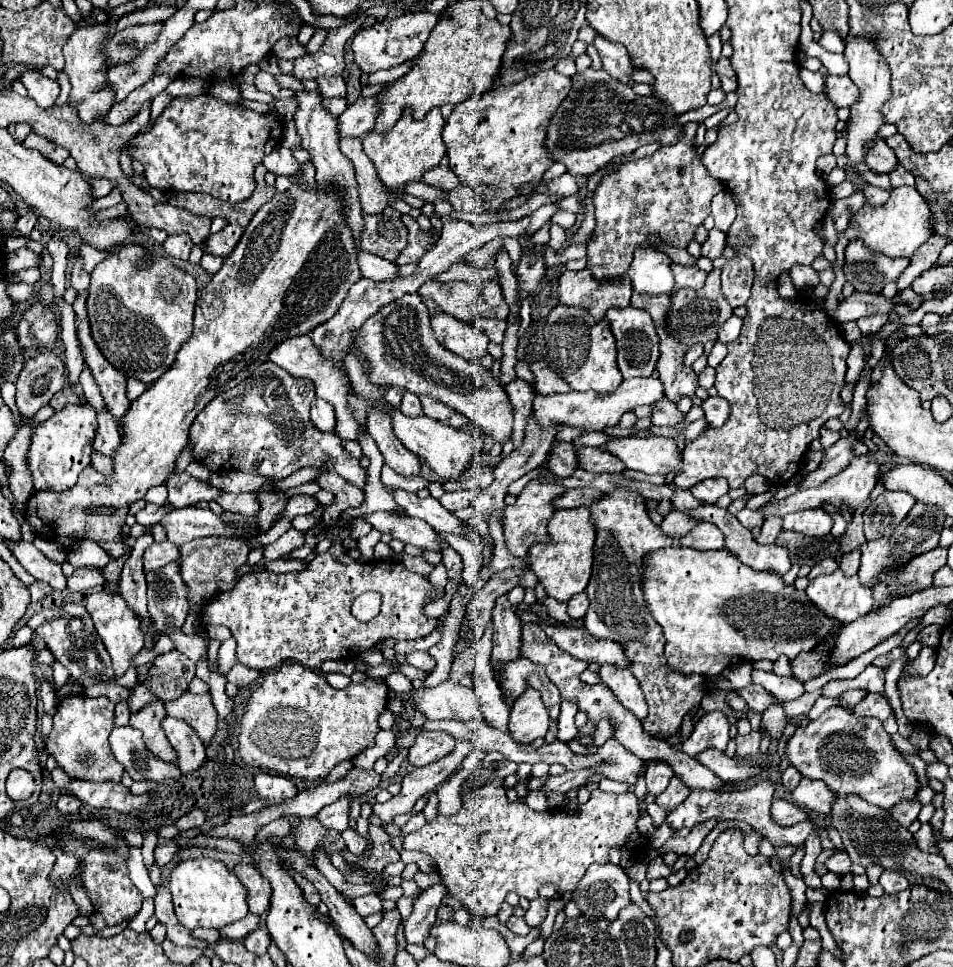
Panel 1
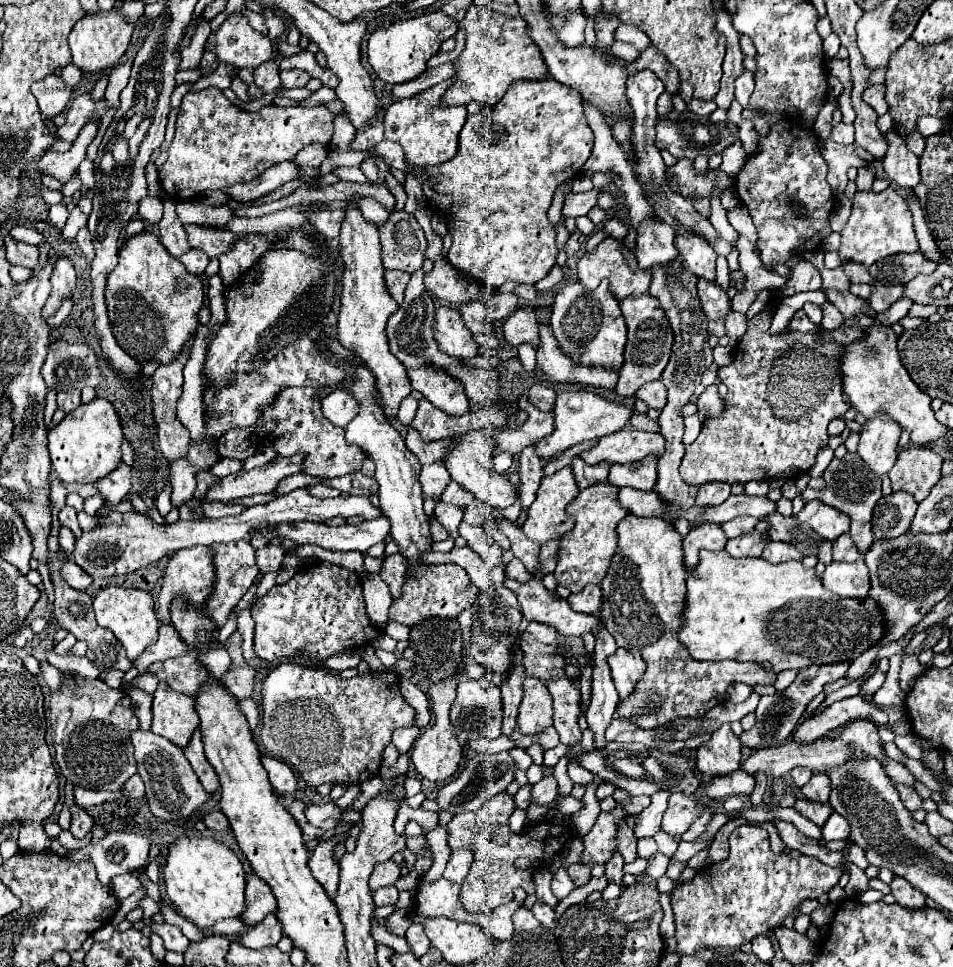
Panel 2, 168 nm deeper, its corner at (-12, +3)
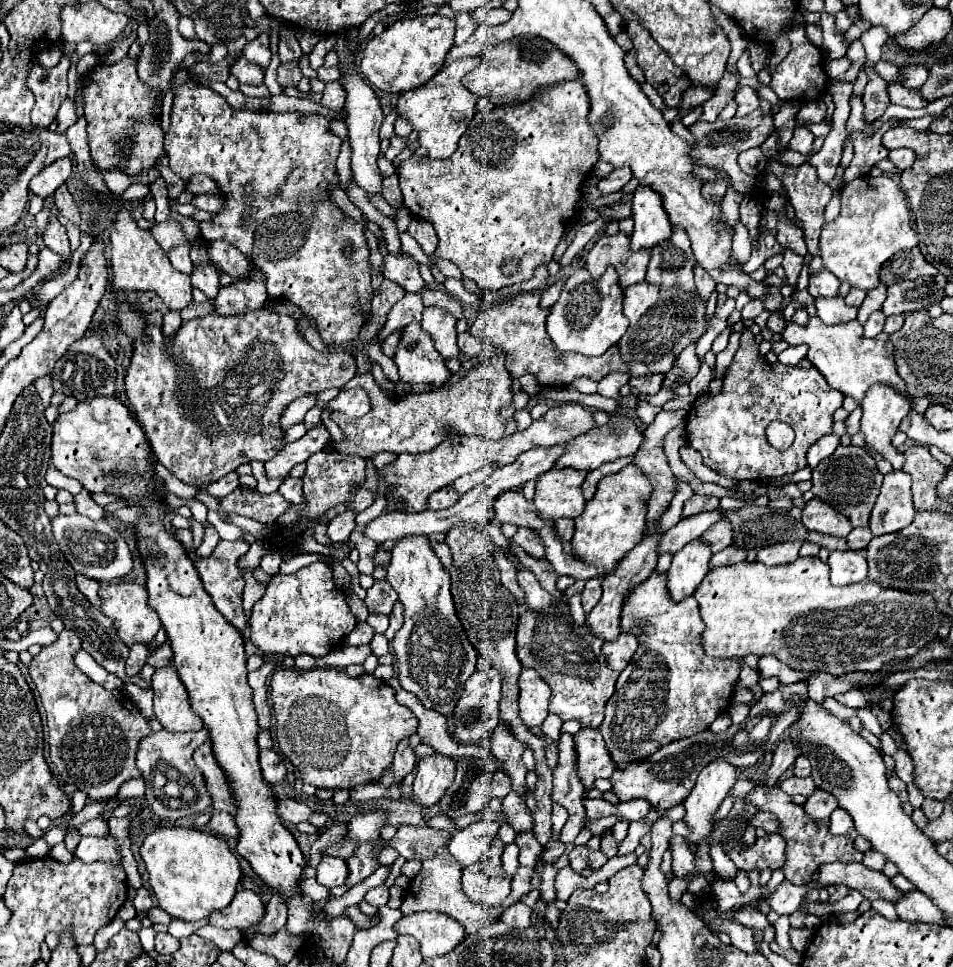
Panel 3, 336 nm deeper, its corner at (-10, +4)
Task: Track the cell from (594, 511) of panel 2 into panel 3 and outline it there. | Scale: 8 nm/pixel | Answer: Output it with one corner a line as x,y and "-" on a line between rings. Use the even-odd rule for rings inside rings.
626,465
622,471
602,477
594,497
586,503
584,513
578,519
574,519
576,531
570,541
574,555
582,559
586,565
596,565
604,571
612,571
620,563
620,559
628,553
628,549
632,549
644,535
646,527
644,501
648,499
650,489
652,487
648,479
636,465

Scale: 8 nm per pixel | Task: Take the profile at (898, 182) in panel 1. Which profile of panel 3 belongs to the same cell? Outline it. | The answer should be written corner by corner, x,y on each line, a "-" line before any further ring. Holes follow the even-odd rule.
892,149
890,155
888,155
888,159
896,165
898,173
902,173
902,171
906,171
906,169
912,167
914,153
912,153
912,149

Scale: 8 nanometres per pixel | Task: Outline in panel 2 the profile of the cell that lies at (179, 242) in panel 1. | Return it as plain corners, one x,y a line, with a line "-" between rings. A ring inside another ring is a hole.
192,248
190,252
186,252
186,254
180,256
180,262
186,266
186,270
190,270
190,274
194,274
198,278
204,276
208,260
210,258
206,258
206,254
202,254
202,250
196,250
196,248

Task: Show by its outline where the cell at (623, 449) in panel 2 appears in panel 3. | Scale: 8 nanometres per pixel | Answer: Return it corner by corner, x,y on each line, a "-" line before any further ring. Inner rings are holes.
614,413
606,425
602,425
598,429
594,427
588,433
572,439
568,443
568,449
564,451
564,455
556,461
556,467
574,467
574,469
592,471
592,469
598,469
602,463
610,463
618,457
634,455
642,443
644,443
644,433
638,429
638,425
630,417

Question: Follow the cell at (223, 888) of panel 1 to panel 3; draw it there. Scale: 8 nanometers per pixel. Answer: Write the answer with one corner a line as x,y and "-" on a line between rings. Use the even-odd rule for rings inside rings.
184,827
158,829
144,839
140,855
146,863
150,887
158,905
172,917
184,921
208,919
210,913
226,909
236,895
238,881
242,879
240,863
228,849
228,843
206,831

